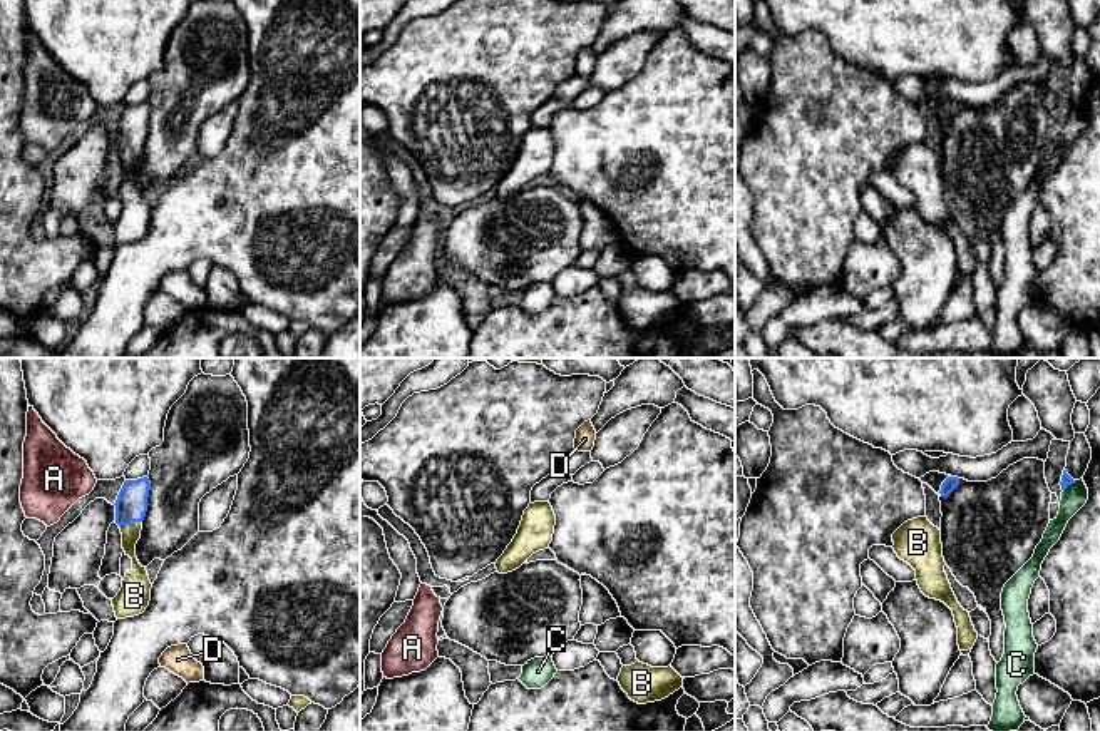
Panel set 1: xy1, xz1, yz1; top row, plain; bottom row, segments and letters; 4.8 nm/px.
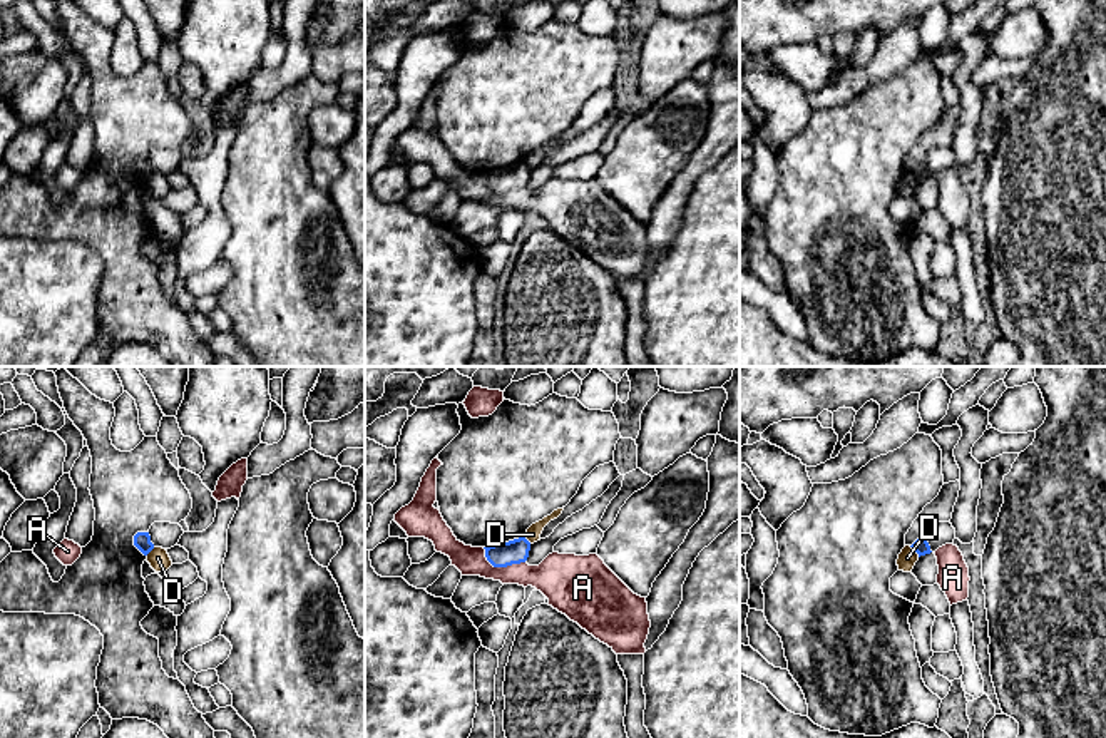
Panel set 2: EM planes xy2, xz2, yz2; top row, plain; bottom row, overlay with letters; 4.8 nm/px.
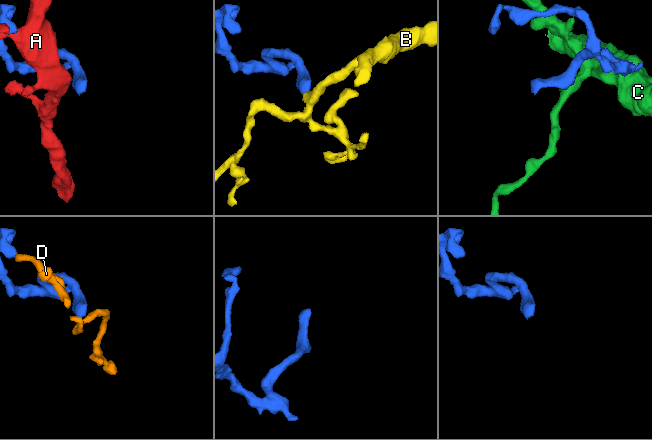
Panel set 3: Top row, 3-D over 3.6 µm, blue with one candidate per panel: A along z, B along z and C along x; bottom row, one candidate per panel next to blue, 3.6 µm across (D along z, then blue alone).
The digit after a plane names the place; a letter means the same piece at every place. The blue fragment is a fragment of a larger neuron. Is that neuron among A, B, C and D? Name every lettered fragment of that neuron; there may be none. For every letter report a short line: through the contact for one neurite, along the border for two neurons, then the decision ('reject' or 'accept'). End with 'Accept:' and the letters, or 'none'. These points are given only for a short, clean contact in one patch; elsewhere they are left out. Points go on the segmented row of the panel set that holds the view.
A: xz2 (482, 548), (494, 566), (524, 563) | reject
B: xy1 (131, 506), (129, 522), (131, 534) | accept
C: yz1 (1077, 480), (1062, 489) | reject
D: yz2 (909, 546), (919, 556) | reject
Accept: B

